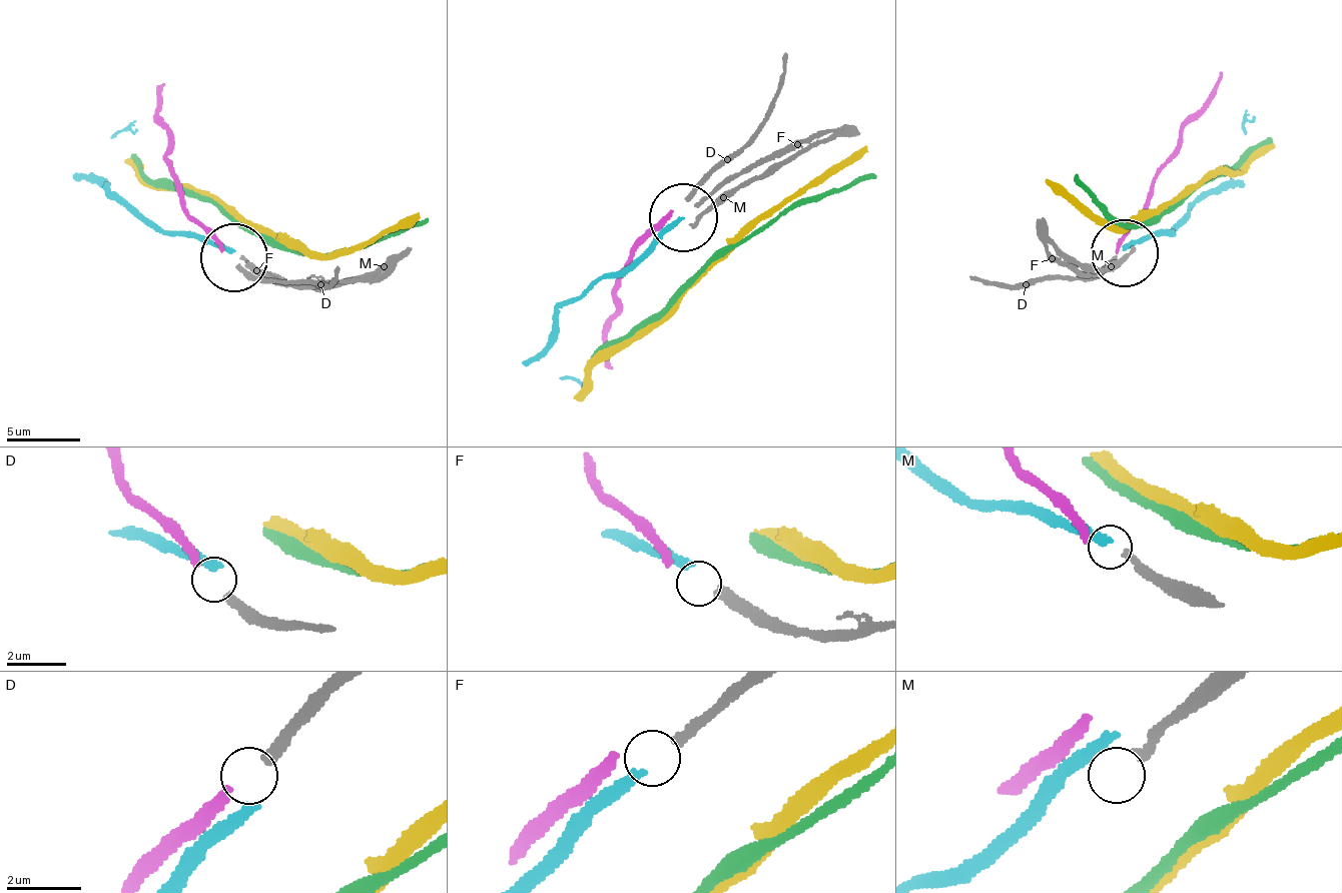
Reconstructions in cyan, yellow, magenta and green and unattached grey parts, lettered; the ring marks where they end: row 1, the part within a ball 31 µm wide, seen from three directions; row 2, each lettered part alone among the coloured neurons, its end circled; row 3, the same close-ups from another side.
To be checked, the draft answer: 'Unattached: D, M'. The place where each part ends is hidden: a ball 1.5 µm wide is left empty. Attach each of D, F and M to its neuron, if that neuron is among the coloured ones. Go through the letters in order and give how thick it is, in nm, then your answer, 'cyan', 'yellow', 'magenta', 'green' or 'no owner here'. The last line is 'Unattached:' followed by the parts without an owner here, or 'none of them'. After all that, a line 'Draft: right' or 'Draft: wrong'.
D: 320 nm thick; magenta
F: 280 nm thick; cyan
M: 240 nm thick; no owner here
Unattached: M
Draft: wrong

